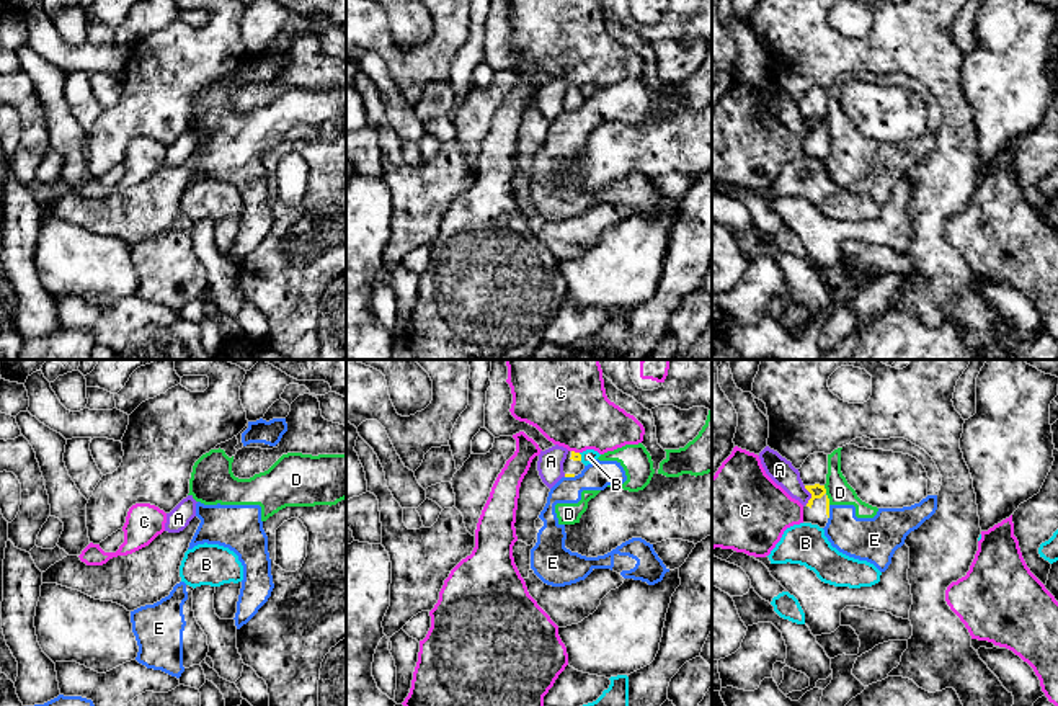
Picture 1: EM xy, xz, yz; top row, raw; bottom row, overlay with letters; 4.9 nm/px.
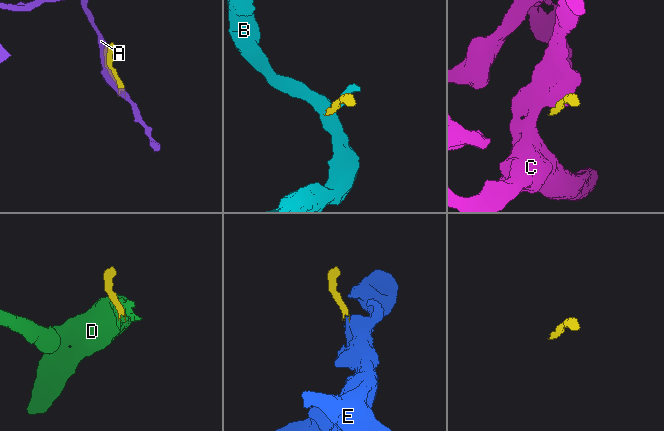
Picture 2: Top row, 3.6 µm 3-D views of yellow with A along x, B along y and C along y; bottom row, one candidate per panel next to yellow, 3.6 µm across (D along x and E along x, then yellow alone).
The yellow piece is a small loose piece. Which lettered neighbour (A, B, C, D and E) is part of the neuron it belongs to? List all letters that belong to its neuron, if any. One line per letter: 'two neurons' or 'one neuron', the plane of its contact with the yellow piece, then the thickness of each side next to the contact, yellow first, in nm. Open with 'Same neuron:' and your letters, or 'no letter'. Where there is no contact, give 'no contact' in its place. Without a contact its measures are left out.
Same neuron: no letter
A: two neurons; contact in yz; calibres 70 and 120 nm
B: two neurons; contact in xz; calibres 50 and 70 nm
C: two neurons; contact in xz; calibres 50 and 400 nm
D: two neurons; contact in yz; calibres 20 and 120 nm
E: two neurons; contact in yz; calibres 20 and 220 nm

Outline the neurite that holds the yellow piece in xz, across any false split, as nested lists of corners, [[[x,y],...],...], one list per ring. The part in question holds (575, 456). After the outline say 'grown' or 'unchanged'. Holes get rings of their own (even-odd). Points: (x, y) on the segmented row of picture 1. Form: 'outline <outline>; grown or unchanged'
outline [[[568,451],[567,459],[563,462],[565,477],[575,477],[581,474],[585,464],[581,462],[581,454],[575,451]]]; grown

